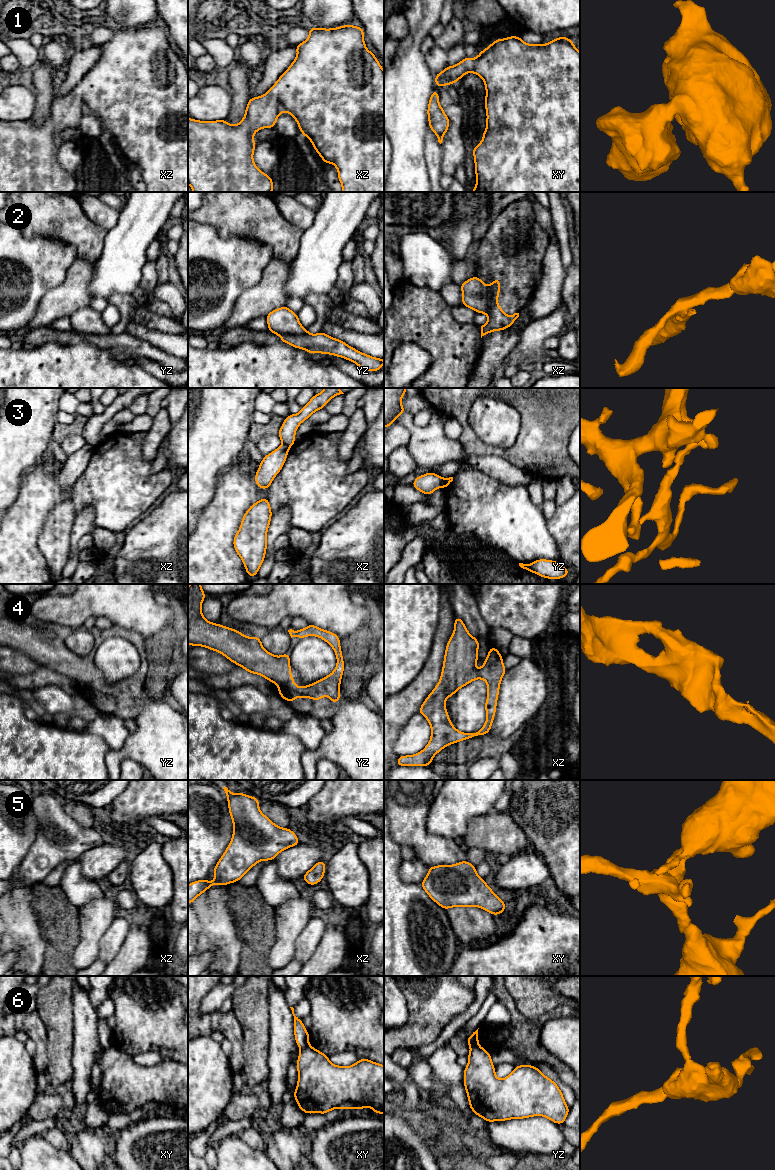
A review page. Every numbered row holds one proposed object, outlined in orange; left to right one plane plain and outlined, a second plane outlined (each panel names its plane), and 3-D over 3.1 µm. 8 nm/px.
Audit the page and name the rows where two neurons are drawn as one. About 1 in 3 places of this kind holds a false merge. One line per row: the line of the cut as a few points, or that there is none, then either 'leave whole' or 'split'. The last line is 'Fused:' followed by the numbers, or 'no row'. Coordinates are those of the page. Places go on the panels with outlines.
1: no cut | leave whole
2: xz (492, 283), (488, 291), (491, 304), (484, 313) | split
3: yz (442, 478), (441, 487) | split
4: no cut | leave whole
5: no cut | leave whole
6: xy (309, 1045), (300, 1049) | split
Fused: 2, 3, 6

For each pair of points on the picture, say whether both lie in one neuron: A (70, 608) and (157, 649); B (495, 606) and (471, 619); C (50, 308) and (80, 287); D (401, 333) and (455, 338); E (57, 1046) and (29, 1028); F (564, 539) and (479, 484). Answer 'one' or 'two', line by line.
A: two
B: two
C: one
D: one
E: two
F: two

